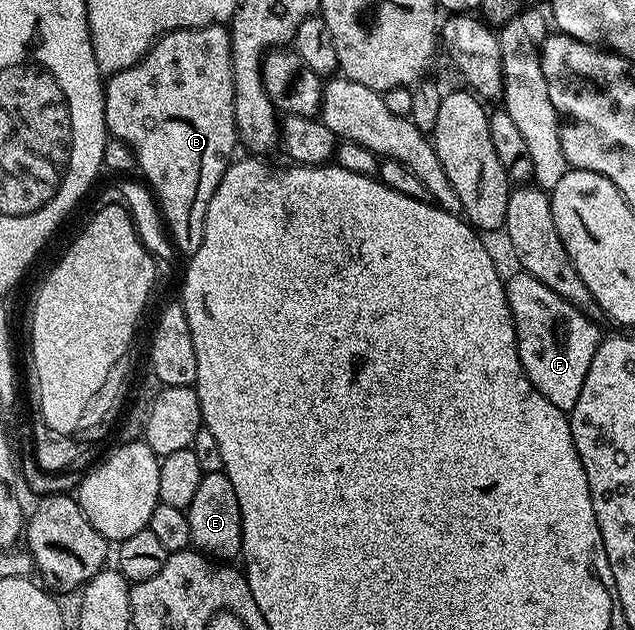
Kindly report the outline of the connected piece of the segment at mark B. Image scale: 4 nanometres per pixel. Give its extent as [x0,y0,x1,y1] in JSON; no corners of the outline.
[104,23,239,257]

